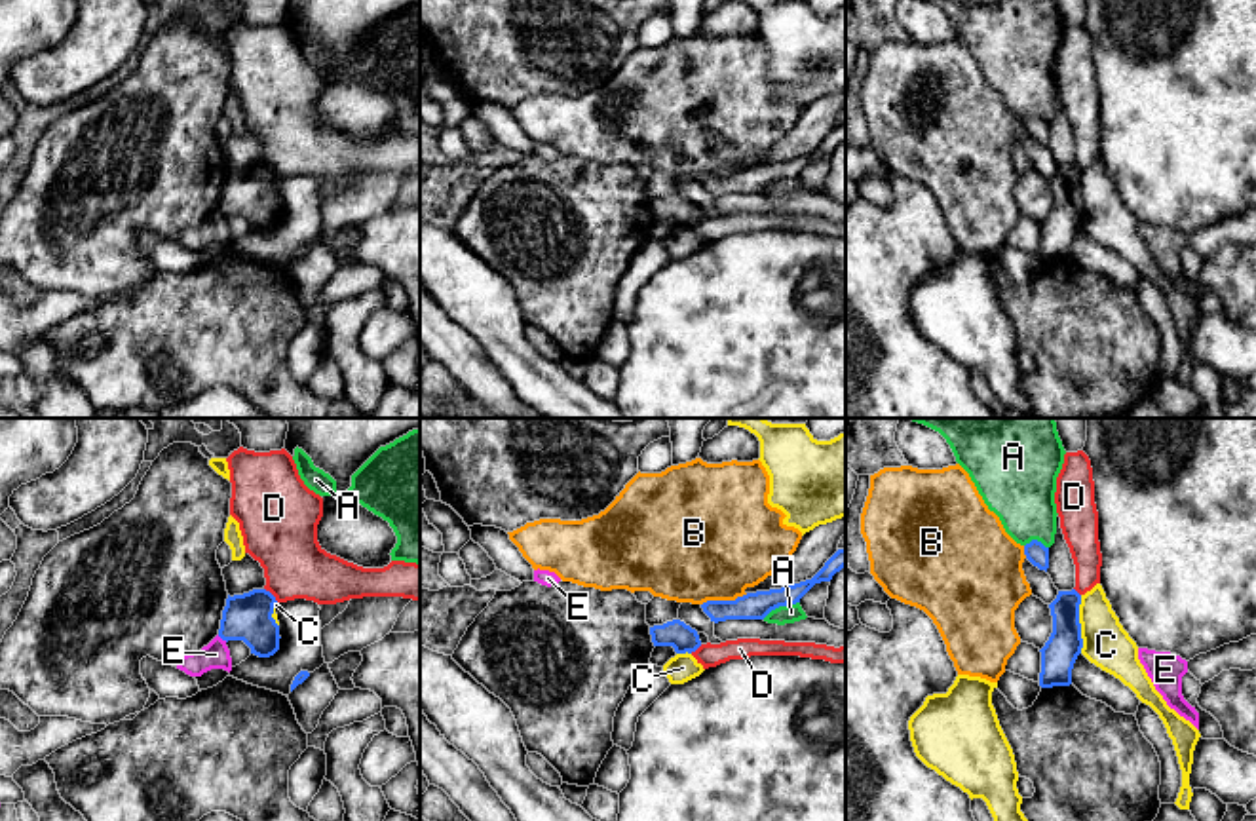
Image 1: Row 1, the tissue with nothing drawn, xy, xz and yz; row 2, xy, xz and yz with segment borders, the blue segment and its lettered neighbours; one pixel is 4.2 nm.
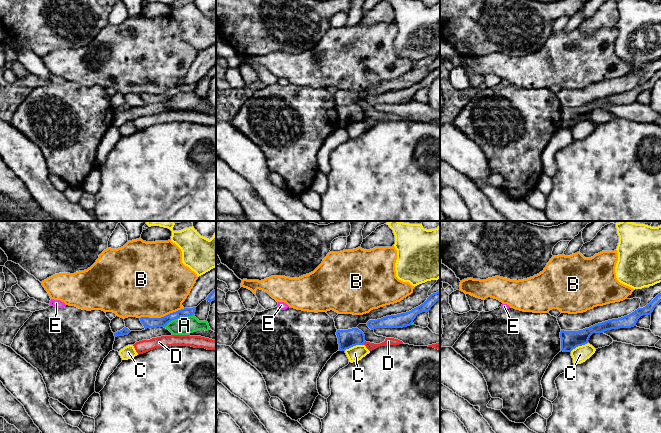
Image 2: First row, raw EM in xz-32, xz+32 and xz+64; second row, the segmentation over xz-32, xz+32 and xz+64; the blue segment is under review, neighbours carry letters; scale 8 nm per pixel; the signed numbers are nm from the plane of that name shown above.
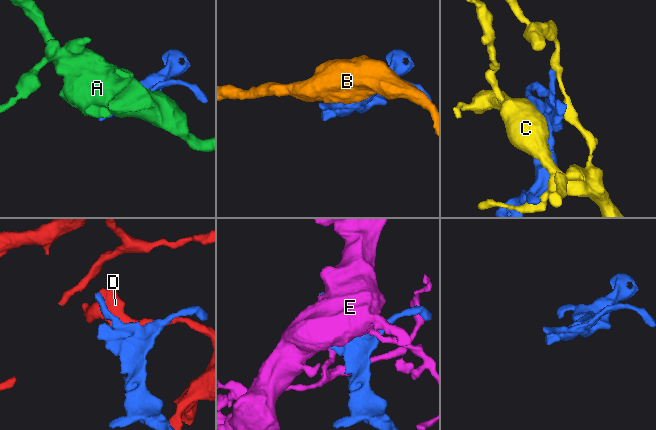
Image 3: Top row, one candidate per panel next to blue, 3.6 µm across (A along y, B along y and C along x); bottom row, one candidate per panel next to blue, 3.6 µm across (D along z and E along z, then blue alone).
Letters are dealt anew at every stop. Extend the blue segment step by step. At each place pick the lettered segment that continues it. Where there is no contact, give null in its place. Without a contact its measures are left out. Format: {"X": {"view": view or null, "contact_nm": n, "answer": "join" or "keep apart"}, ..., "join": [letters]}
{"A": {"view": "xz", "contact_nm": 180, "answer": "keep apart"}, "B": {"view": "xz", "contact_nm": 200, "answer": "keep apart"}, "C": {"view": "yz", "contact_nm": 240, "answer": "keep apart"}, "D": {"view": "xy", "contact_nm": 90, "answer": "keep apart"}, "E": {"view": "xy", "contact_nm": 50, "answer": "keep apart"}, "join": []}

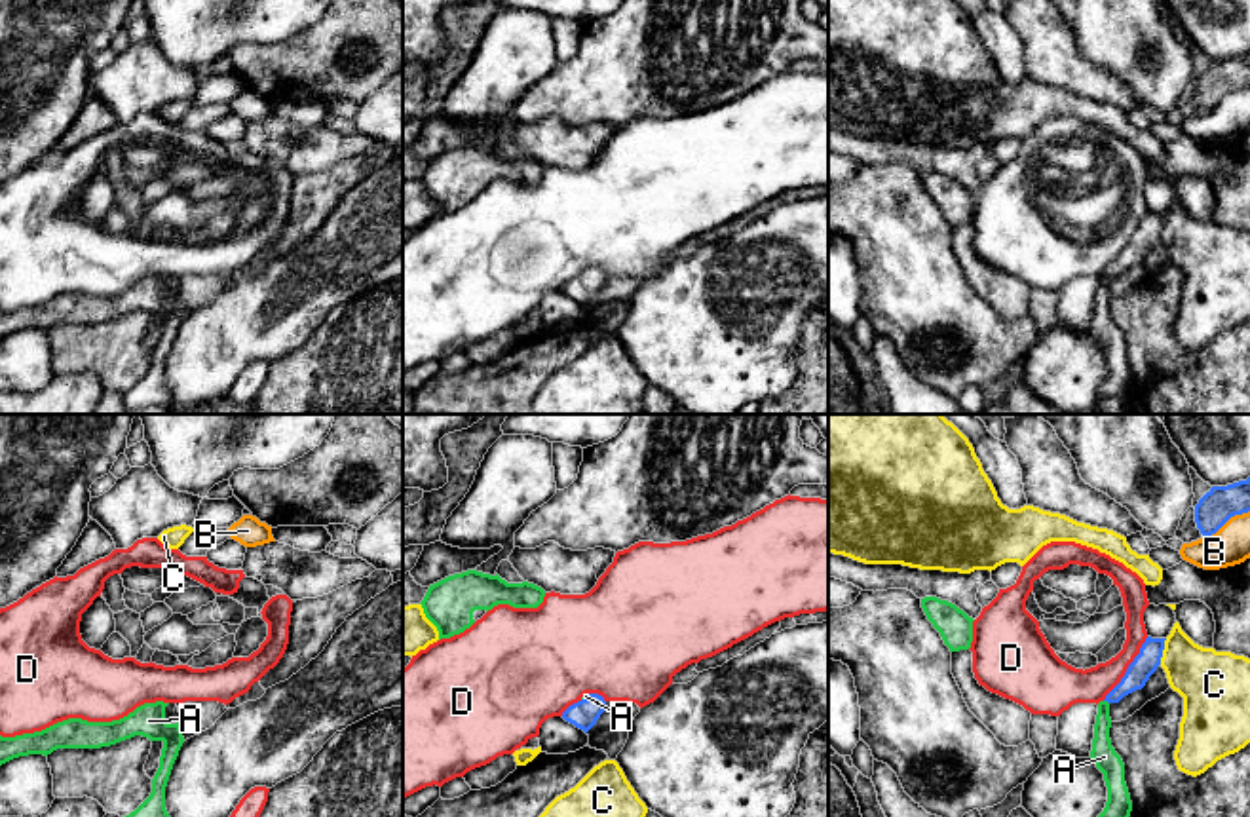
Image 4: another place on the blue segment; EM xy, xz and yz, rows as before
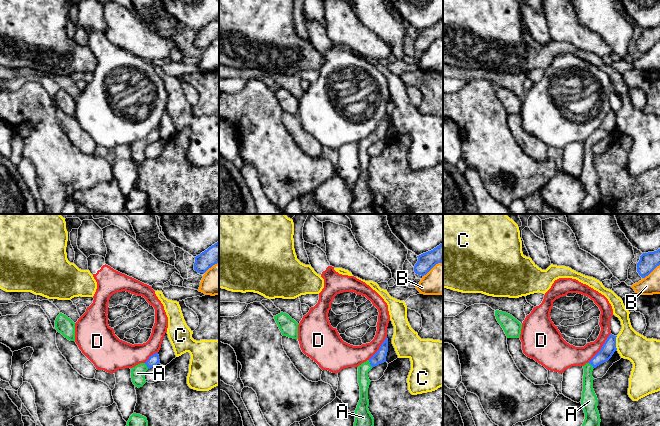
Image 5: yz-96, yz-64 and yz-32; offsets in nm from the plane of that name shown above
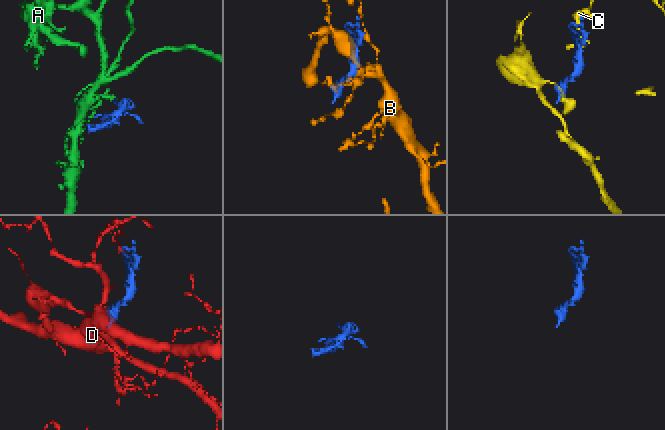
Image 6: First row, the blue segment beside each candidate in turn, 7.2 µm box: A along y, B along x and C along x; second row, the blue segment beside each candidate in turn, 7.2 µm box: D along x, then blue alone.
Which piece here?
{"A": {"view": "yz", "contact_nm": 30, "answer": "join"}, "B": {"view": "yz", "contact_nm": 240, "answer": "keep apart"}, "C": {"view": "yz", "contact_nm": 120, "answer": "keep apart"}, "D": {"view": "yz", "contact_nm": 340, "answer": "keep apart"}, "join": ["A"]}

